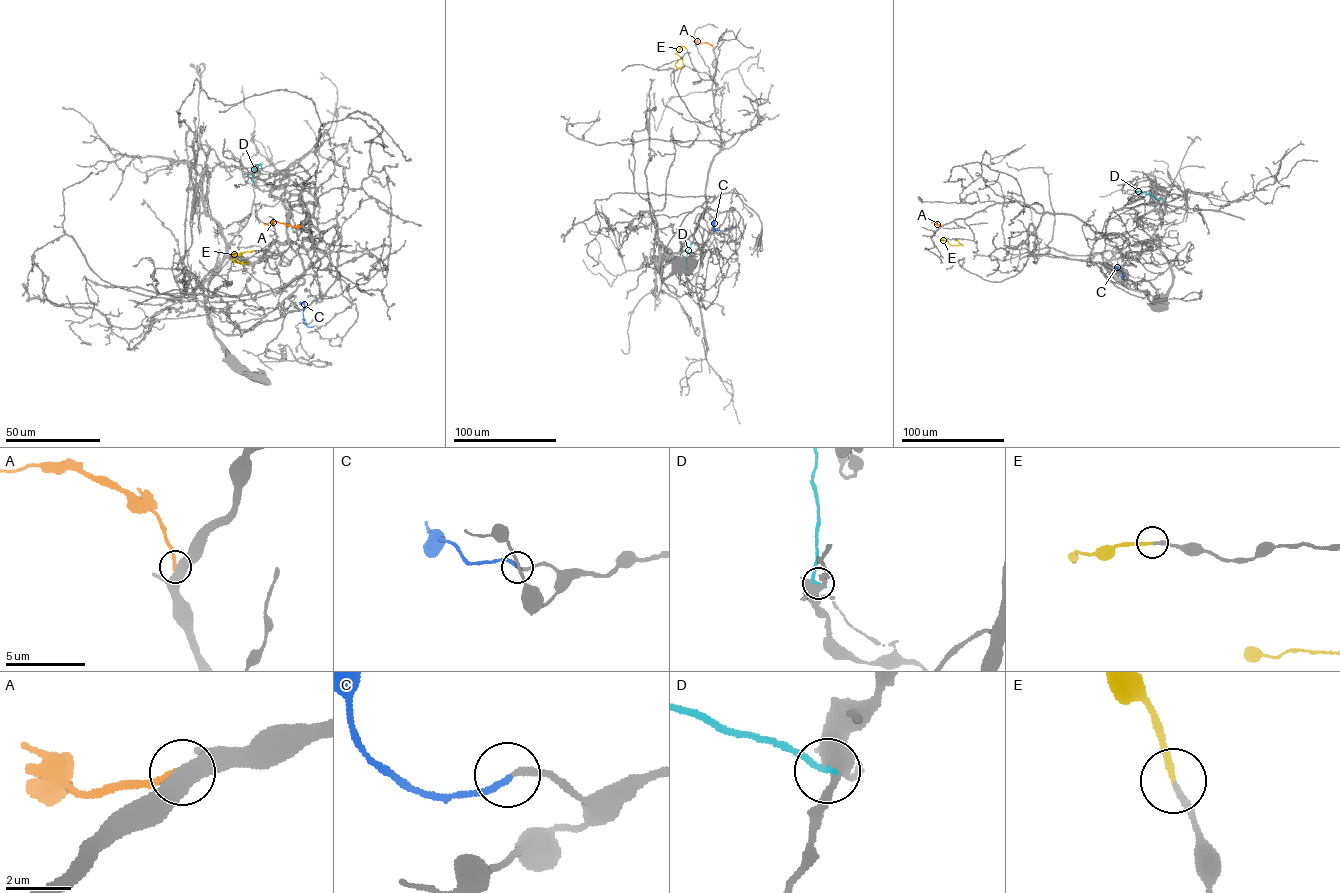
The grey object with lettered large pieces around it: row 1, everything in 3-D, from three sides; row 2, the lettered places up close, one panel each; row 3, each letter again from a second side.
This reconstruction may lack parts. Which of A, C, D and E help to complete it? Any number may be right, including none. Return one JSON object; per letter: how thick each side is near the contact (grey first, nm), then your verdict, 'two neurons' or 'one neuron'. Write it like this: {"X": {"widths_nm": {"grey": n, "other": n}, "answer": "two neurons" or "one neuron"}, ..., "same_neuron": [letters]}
{"A": {"widths_nm": {"grey": 500, "other": 200}, "answer": "two neurons"}, "C": {"widths_nm": {"grey": 190, "other": 200}, "answer": "one neuron"}, "D": {"widths_nm": {"grey": 400, "other": 180}, "answer": "two neurons"}, "E": {"widths_nm": {"grey": 200, "other": 180}, "answer": "one neuron"}, "same_neuron": ["C", "E"]}

